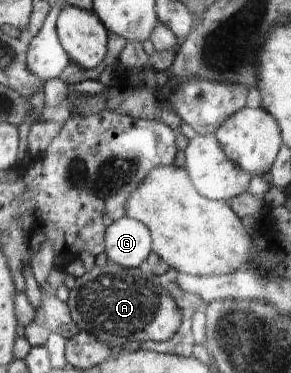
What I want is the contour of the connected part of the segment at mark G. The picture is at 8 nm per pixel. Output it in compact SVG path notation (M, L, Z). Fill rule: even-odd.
M126 216L106 227L104 240L107 260L124 268L139 267L153 250L147 227Z

